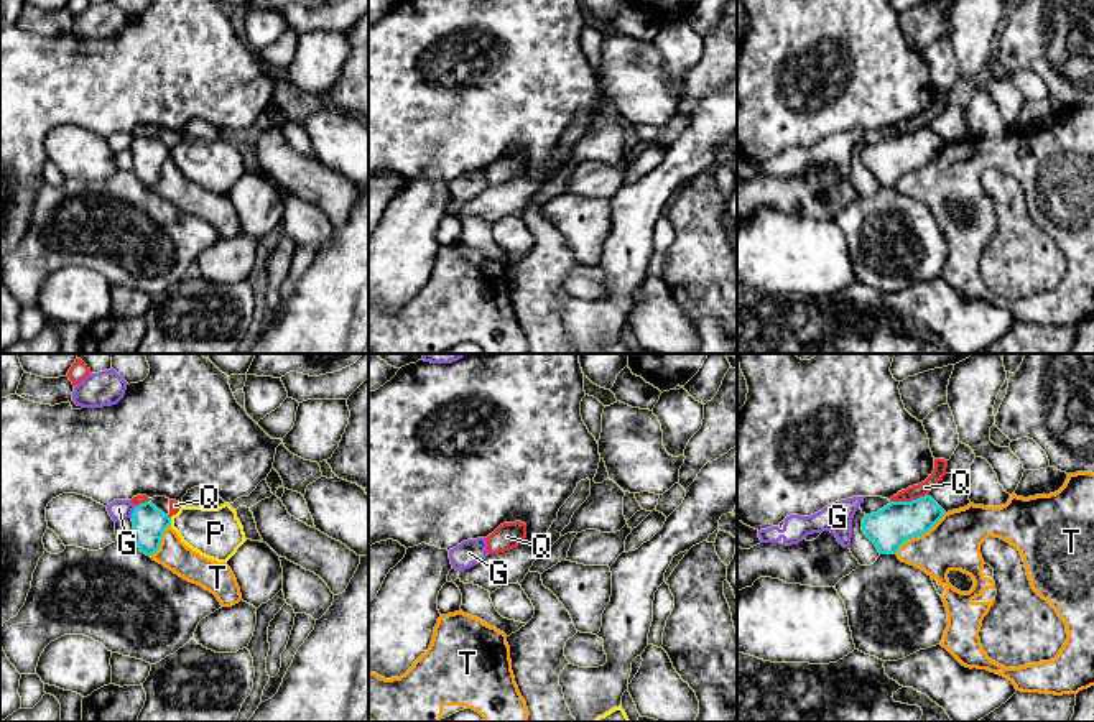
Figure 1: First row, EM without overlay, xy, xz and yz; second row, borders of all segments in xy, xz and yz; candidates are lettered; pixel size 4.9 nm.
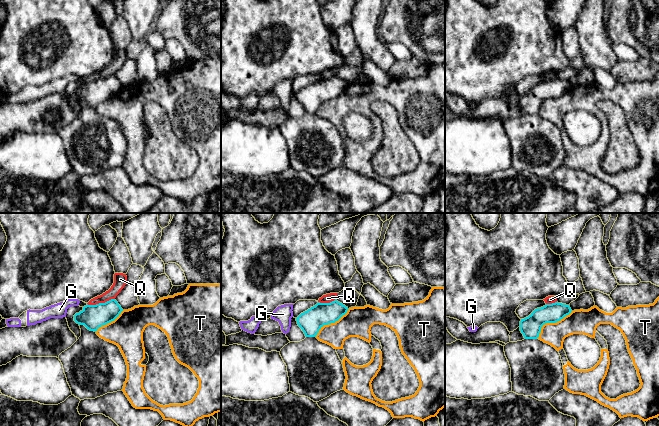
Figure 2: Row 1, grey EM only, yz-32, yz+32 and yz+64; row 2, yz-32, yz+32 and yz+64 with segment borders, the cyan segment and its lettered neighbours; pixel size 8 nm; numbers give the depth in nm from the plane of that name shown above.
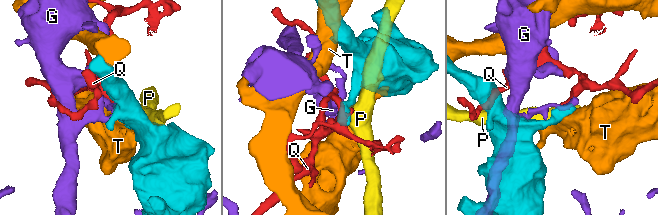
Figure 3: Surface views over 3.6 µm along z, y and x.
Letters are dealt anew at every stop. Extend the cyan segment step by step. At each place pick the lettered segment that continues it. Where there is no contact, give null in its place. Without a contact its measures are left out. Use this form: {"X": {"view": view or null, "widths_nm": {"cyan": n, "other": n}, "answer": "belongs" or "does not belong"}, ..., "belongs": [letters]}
{"G": {"view": "xy", "widths_nm": {"cyan": 160, "other": 100}, "answer": "does not belong"}, "P": {"view": "xy", "widths_nm": {"cyan": 160, "other": 260}, "answer": "does not belong"}, "Q": {"view": "yz", "widths_nm": {"cyan": 200, "other": 70}, "answer": "does not belong"}, "T": {"view": "yz", "widths_nm": {"cyan": 200, "other": 260}, "answer": "does not belong"}, "belongs": []}

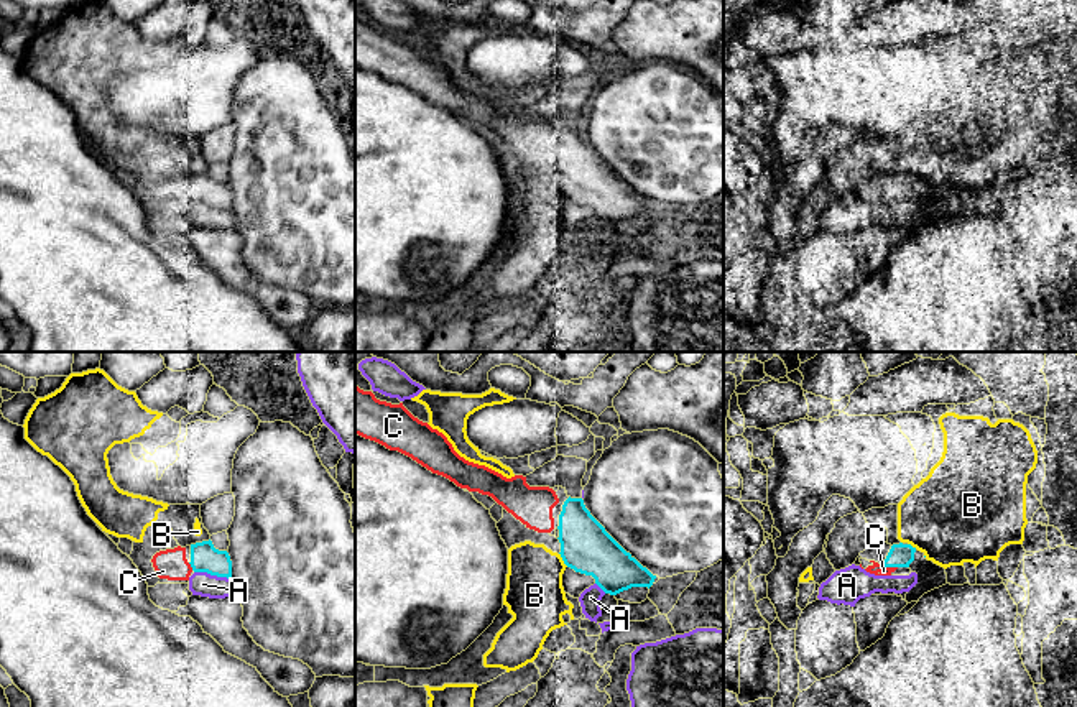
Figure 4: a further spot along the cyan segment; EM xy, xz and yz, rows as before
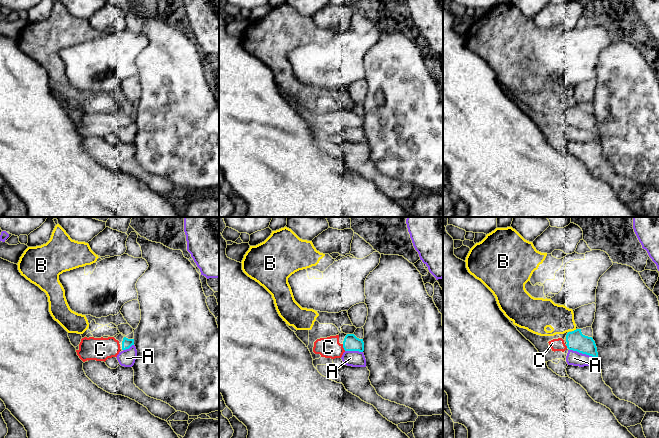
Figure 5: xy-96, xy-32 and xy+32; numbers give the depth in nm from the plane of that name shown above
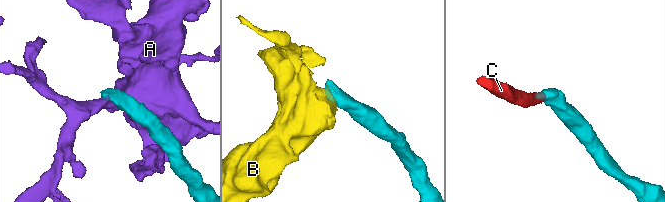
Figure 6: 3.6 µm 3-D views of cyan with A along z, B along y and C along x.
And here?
{"A": {"view": "xy", "widths_nm": {"cyan": 140, "other": 120}, "answer": "does not belong"}, "B": {"view": "xz", "widths_nm": {"cyan": 240, "other": 280}, "answer": "does not belong"}, "C": {"view": "yz", "widths_nm": {"cyan": 110, "other": 50}, "answer": "belongs"}, "belongs": ["C"]}

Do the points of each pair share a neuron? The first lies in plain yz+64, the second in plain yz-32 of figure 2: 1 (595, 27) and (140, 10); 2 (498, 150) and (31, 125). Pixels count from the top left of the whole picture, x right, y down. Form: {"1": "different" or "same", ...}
{"1": "same", "2": "different"}

